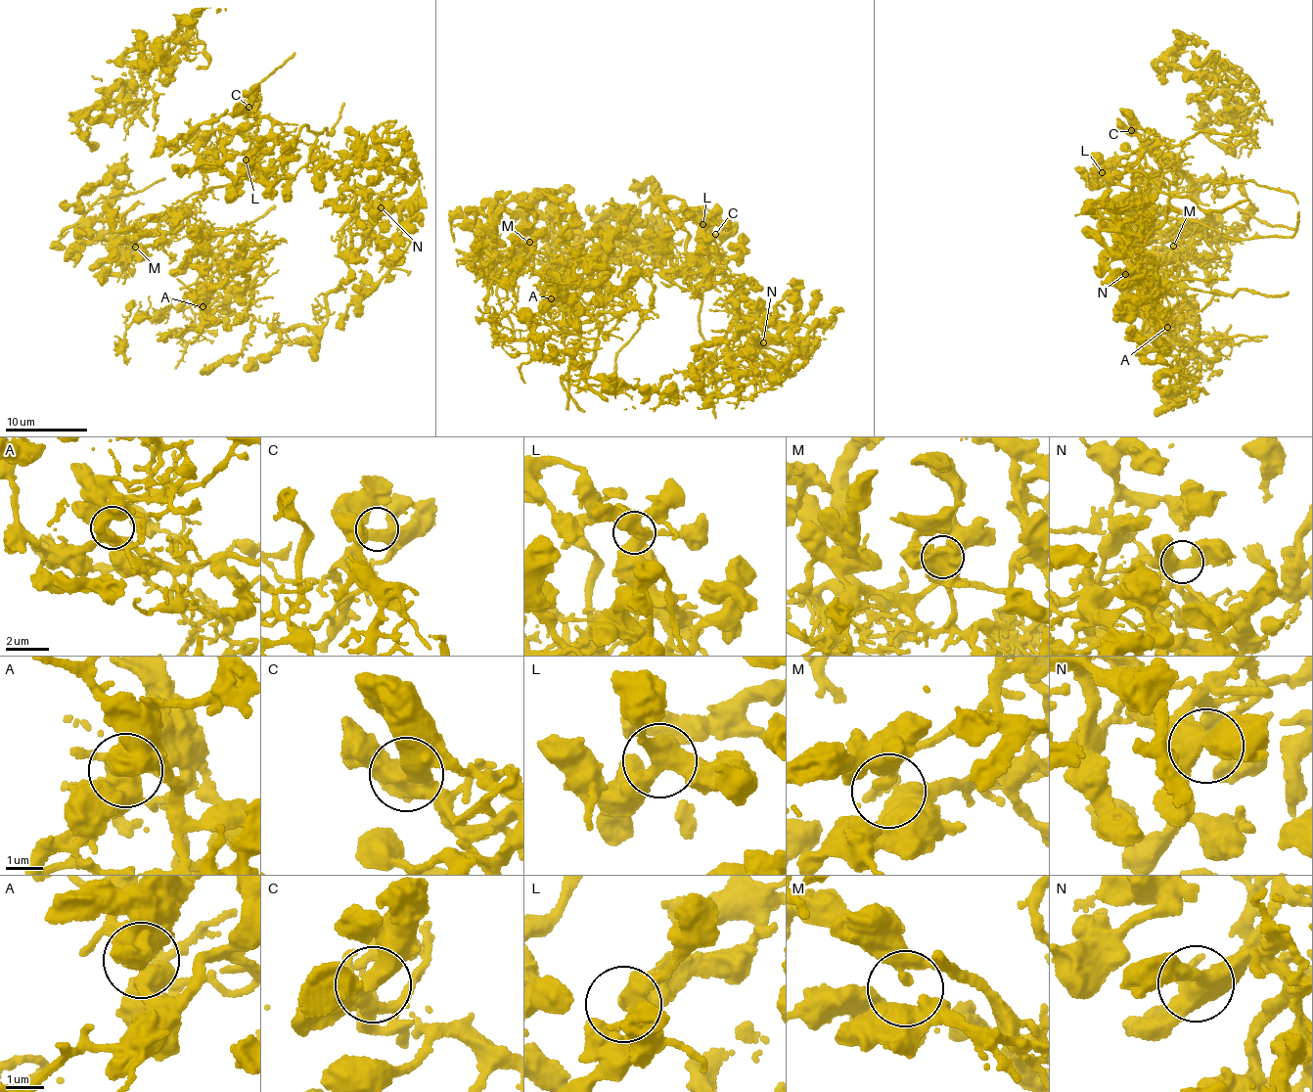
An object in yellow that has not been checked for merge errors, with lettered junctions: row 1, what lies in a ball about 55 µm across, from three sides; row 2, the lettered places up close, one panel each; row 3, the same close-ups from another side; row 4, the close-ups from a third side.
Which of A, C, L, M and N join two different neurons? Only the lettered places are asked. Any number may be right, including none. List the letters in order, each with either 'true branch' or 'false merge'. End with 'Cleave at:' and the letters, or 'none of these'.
A: true branch
C: true branch
L: true branch
M: true branch
N: true branch
Cleave at: none of these

